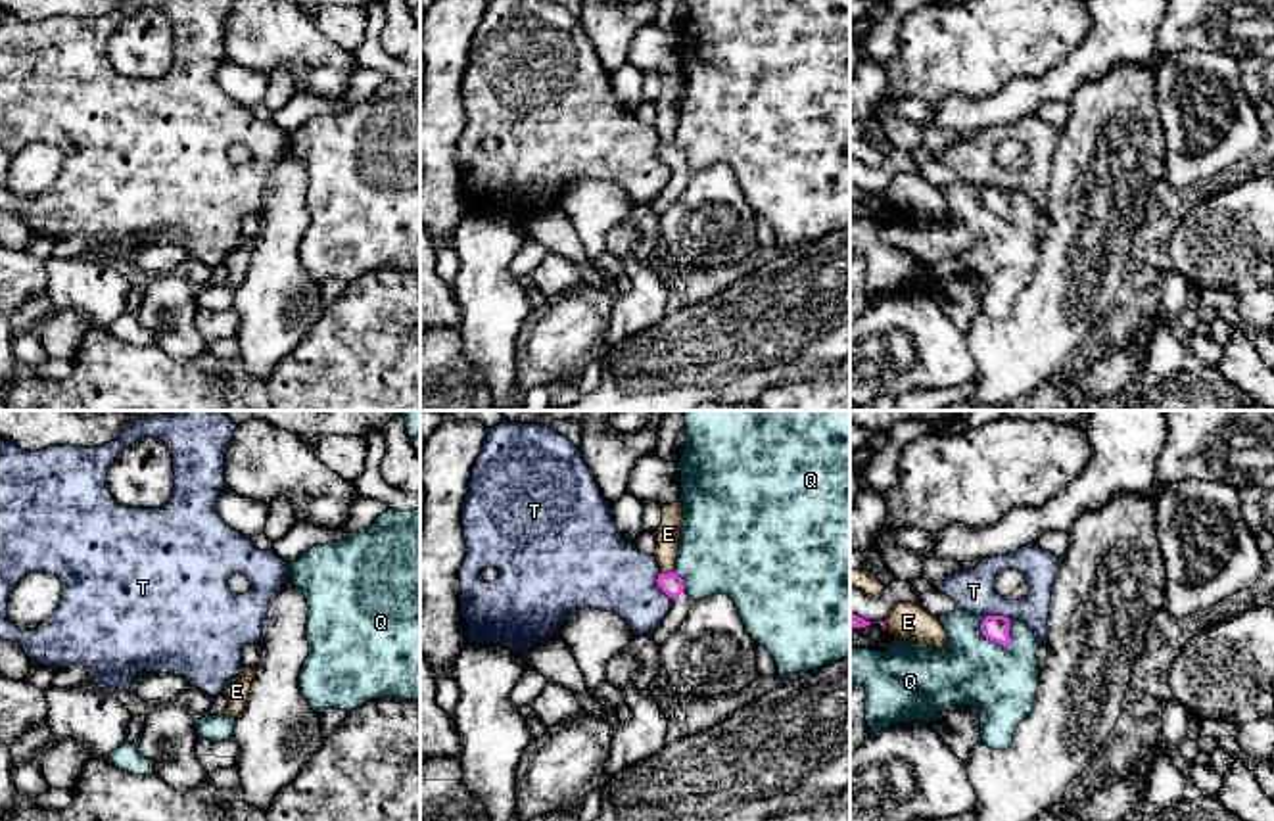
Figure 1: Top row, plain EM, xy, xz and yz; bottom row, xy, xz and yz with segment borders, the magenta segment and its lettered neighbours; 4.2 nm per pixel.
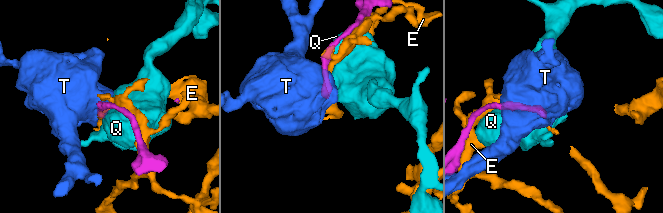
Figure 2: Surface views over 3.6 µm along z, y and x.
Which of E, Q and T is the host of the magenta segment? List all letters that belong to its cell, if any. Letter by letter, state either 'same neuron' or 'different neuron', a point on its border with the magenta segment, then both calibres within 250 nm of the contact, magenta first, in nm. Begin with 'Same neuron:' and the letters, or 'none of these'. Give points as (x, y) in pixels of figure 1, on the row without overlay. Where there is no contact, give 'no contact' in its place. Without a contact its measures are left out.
Same neuron: none of these
E: different neuron | xz (666, 144) | 90/100 nm
Q: different neuron | yz (987, 208) | 110/300 nm
T: different neuron | xz (659, 156) | 90/320 nm

